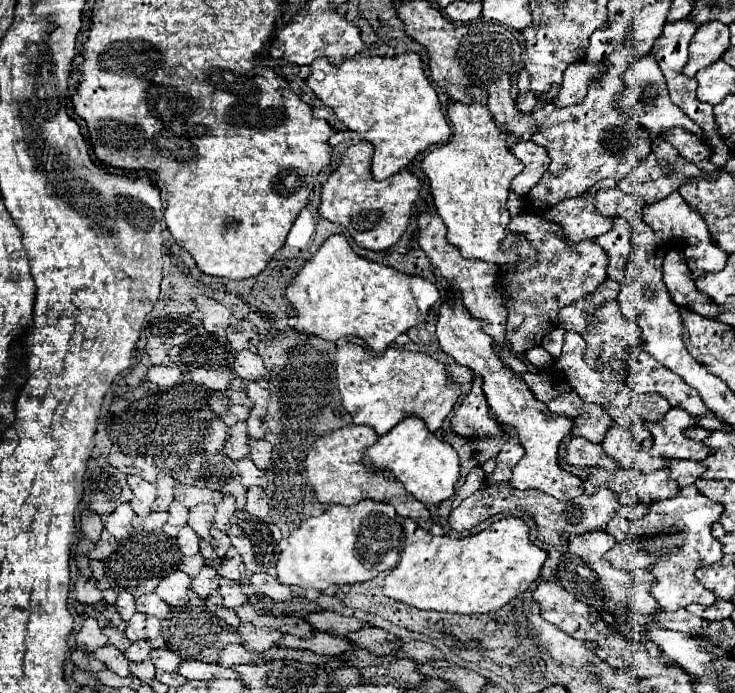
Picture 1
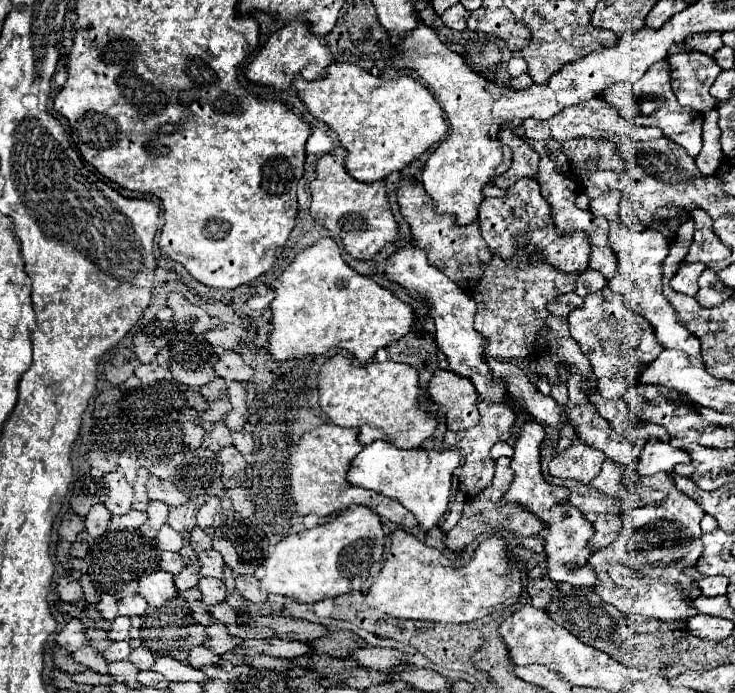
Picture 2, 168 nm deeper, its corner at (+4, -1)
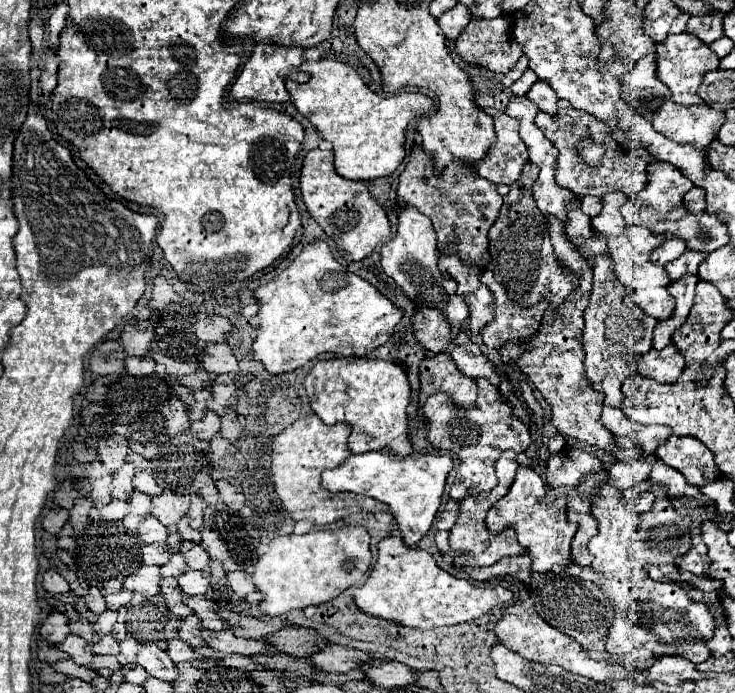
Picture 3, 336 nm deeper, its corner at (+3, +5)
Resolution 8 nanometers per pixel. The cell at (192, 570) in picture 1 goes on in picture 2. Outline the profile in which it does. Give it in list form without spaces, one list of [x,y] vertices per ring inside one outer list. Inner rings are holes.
[[[164,551],[164,553],[158,557],[158,565],[160,565],[160,569],[176,575],[176,573],[180,573],[180,569],[184,567],[184,561],[182,561],[182,557],[180,557],[178,553]]]

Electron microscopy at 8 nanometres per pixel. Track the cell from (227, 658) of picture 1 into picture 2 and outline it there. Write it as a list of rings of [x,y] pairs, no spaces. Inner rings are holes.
[[[194,647],[188,655],[188,661],[186,661],[190,667],[194,669],[202,669],[202,667],[208,667],[208,665],[218,665],[222,663],[222,659],[218,655],[214,655],[210,649],[206,647]]]

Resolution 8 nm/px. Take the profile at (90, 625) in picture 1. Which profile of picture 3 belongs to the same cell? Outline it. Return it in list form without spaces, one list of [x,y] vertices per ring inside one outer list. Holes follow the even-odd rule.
[[[51,613],[39,627],[39,633],[53,645],[59,645],[69,635],[69,617],[65,613]]]

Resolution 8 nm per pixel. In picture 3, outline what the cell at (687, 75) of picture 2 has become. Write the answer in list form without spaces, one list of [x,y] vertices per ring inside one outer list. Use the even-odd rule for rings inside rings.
[[[689,33],[669,35],[663,43],[657,45],[657,77],[663,85],[671,89],[673,101],[679,105],[695,105],[701,103],[699,87],[703,83],[703,77],[707,71],[719,69],[719,57],[697,37]]]

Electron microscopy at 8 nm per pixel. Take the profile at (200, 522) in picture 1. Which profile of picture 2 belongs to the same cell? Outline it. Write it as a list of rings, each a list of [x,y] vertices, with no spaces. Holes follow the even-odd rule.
[[[188,501],[184,505],[178,505],[178,507],[170,507],[170,513],[168,513],[168,525],[174,527],[174,531],[182,533],[190,533],[194,527],[196,527],[196,511],[198,511],[198,501]]]

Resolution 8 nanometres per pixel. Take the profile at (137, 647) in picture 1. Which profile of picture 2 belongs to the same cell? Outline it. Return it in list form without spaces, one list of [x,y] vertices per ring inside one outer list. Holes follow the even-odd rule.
[[[118,641],[118,643],[112,643],[106,651],[102,651],[102,655],[108,661],[124,661],[124,659],[128,659],[130,651],[132,651],[132,647],[128,641]]]

